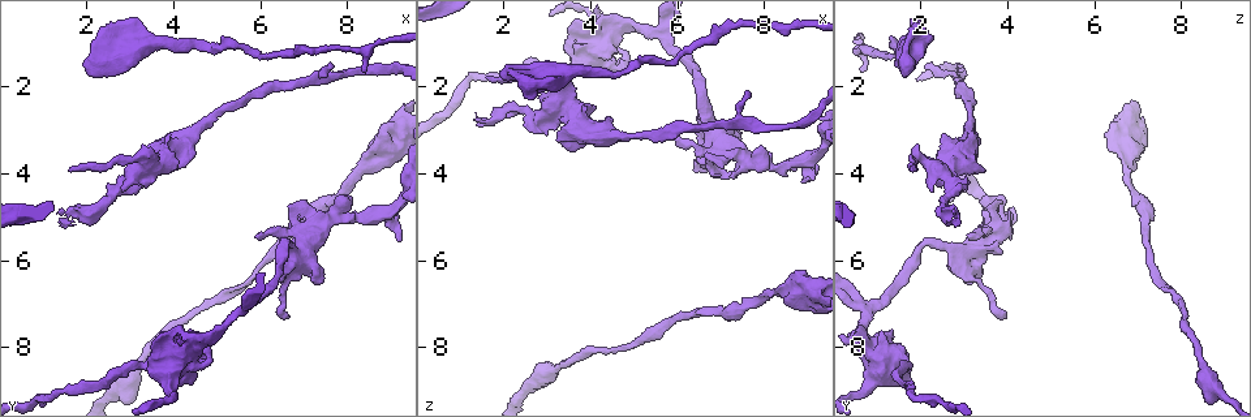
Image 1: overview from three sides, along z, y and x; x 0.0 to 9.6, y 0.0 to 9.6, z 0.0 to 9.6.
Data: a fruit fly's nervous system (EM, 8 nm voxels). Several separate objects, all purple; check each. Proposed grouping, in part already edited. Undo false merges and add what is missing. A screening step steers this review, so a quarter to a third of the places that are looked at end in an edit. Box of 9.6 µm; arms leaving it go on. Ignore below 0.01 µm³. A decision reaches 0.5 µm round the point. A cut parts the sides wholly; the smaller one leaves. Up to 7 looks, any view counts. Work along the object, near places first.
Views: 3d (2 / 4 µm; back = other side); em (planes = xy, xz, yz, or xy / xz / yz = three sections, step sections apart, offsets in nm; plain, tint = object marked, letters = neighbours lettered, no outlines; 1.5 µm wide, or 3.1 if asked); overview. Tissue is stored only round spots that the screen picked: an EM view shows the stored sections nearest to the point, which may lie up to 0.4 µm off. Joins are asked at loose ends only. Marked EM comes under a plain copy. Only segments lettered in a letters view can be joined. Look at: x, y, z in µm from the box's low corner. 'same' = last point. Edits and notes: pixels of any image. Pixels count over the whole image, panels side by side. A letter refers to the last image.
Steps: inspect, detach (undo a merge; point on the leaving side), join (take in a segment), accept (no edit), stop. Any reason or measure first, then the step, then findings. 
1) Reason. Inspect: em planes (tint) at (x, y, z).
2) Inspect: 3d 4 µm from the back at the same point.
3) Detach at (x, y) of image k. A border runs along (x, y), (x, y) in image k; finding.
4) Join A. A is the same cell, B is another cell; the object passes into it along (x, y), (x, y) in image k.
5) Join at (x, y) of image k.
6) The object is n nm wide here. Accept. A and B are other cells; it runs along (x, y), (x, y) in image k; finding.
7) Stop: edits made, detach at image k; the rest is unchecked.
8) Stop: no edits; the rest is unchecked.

Branch stops here. Inspect: em planes (letters) at (5.85, 5.45, 3.10).

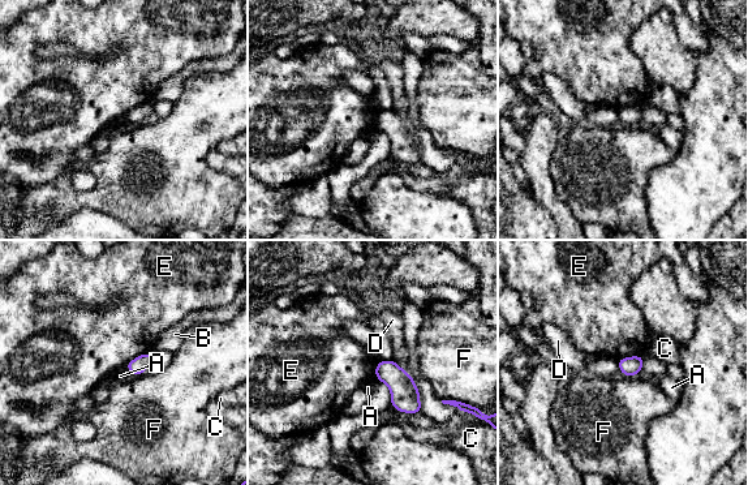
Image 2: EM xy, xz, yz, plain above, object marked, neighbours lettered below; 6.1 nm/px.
The longest contact is with E, 200 nm. Accept. A, B, C, D, E and F are other cells; a border runs along (151, 352), (136, 356), (124, 367) in image 2; none of them fits.

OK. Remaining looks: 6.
Tapers out. Inspect: em xy step 8 (tint) at (7.65, 1.50, 2.05).

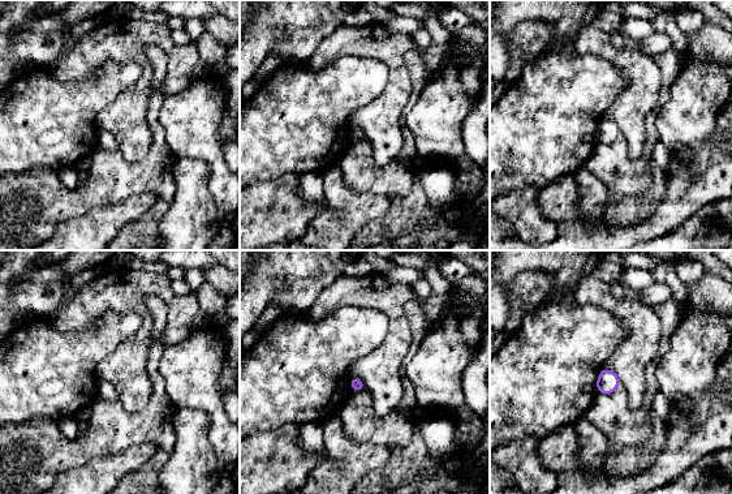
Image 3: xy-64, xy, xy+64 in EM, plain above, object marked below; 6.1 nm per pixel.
Another direction. Inspect: em planes (tint) at the same point.

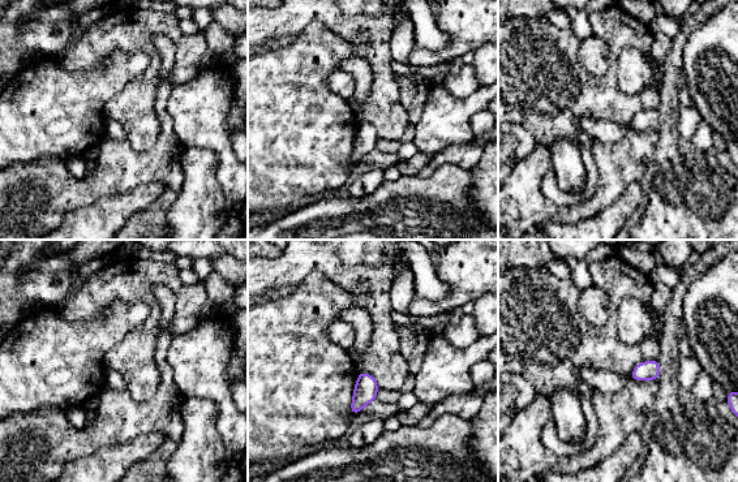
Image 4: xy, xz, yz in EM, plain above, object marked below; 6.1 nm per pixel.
See the neighbours. Inspect: em planes (letters) at the same point.

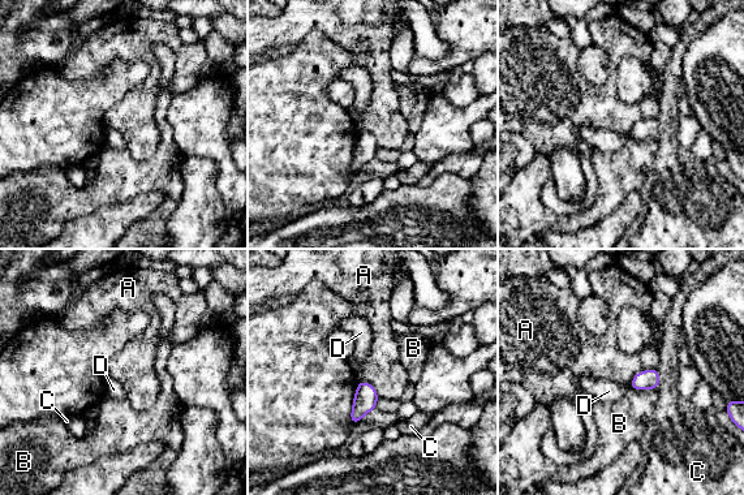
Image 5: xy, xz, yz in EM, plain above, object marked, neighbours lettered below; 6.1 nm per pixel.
Accept. A, B, C and D are other cells; a border runs along (656, 367), (640, 370), (628, 386) in image 5; no lettered segment goes on from it.

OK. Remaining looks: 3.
Inspect: em planes (letters) at (1.35, 5.10, 2.65).

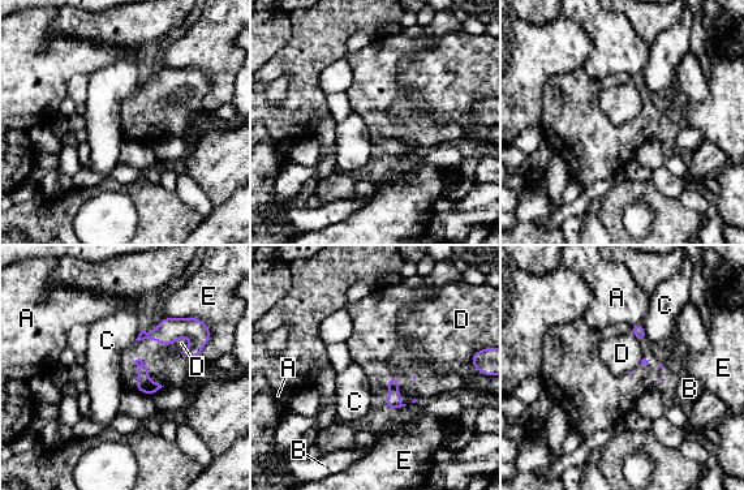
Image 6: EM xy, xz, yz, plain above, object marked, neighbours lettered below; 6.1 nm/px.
Accept. A, B, C, D and E are other cells; none of them fits.

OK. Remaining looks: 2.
Stop: no edits; the rest is unchecked.

